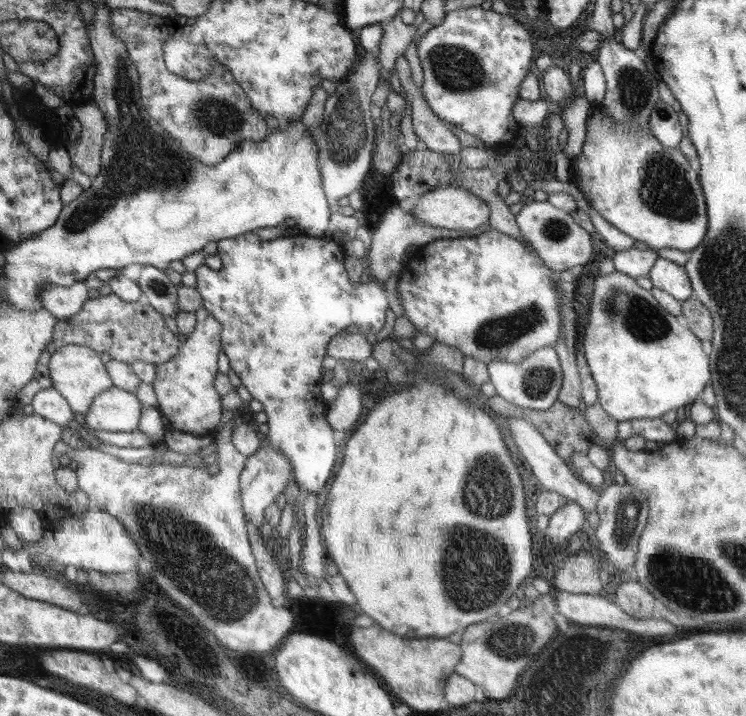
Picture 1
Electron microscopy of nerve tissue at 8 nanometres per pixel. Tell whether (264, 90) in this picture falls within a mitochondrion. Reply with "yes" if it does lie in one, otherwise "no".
no

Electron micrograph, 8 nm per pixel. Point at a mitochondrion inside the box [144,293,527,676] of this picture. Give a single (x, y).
(469, 555)

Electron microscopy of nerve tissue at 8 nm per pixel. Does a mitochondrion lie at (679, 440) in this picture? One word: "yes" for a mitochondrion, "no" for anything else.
no

